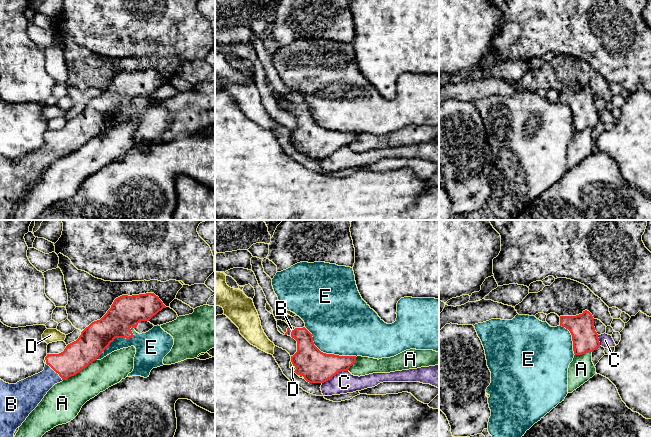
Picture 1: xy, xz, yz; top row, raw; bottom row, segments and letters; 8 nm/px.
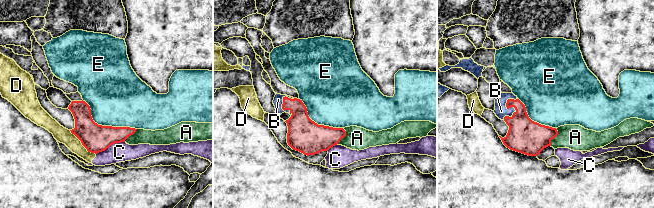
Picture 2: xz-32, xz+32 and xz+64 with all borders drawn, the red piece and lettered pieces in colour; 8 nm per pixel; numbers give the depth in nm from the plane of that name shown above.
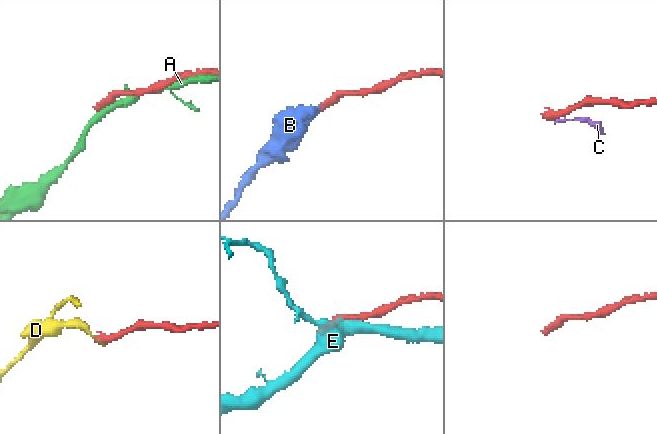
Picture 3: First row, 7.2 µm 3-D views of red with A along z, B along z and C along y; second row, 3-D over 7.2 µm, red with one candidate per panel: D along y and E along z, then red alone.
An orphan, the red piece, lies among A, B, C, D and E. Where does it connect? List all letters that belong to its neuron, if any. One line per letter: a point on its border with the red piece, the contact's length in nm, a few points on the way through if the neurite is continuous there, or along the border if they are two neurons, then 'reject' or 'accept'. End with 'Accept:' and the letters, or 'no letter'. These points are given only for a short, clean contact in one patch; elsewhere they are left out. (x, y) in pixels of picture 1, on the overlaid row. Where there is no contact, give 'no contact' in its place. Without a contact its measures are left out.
A: contact xy (79, 371); length 320 nm; reject
B: contact xy (53, 369); length 220 nm; way xy (77, 355), (70, 362), (53, 369), (31, 391); accept
C: contact xz (334, 375); length 240 nm; border xz (347, 370), (337, 372), (322, 383); reject
D: contact xz (293, 365); length 90 nm; border xz (290, 361), (295, 368), (294, 371); reject
E: contact xz (327, 354); length 480 nm; reject
Accept: B

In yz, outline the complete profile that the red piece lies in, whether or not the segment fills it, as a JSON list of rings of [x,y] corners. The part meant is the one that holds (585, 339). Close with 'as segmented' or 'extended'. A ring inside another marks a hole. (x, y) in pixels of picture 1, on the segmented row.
[[[589,311],[576,316],[560,316],[560,326],[570,331],[575,355],[593,352],[600,346],[594,318]]] | as segmented

